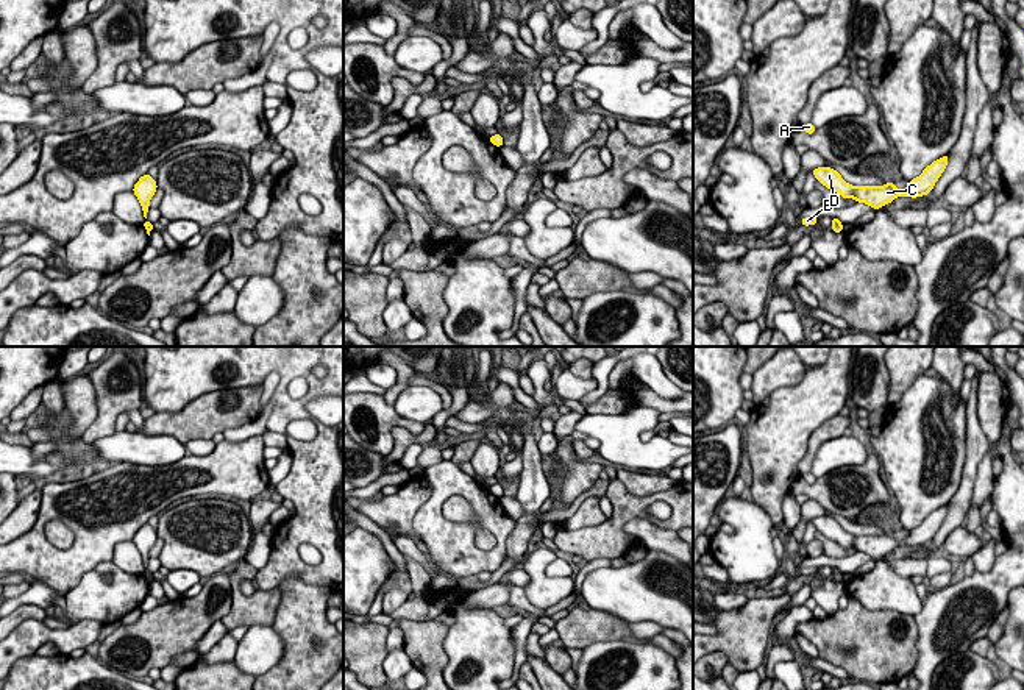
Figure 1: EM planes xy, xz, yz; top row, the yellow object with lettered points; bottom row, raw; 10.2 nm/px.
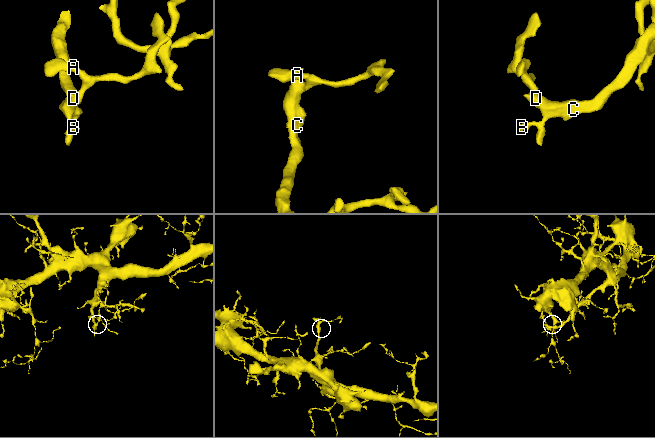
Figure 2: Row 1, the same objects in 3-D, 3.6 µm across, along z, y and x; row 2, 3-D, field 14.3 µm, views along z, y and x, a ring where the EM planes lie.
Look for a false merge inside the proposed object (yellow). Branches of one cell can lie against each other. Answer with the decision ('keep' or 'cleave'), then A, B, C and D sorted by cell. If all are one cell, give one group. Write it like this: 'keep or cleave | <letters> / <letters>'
keep | A B C D

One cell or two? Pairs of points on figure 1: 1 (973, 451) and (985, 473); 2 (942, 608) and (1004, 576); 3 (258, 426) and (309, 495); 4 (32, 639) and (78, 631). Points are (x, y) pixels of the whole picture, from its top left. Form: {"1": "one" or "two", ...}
{"1": "two", "2": "one", "3": "two", "4": "one"}

